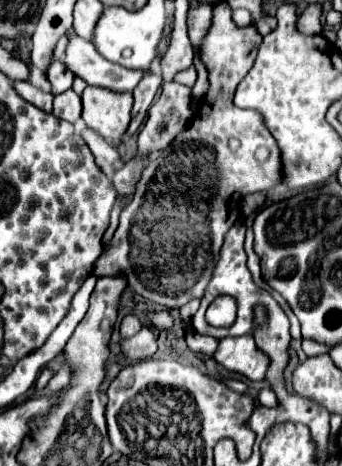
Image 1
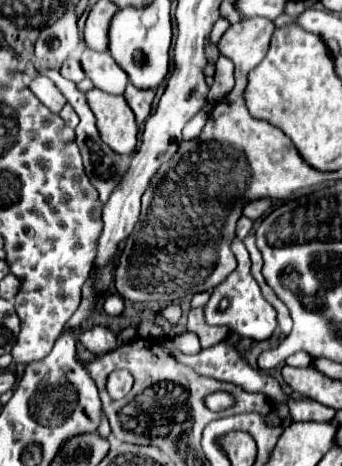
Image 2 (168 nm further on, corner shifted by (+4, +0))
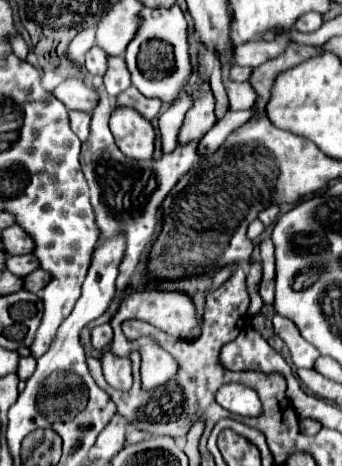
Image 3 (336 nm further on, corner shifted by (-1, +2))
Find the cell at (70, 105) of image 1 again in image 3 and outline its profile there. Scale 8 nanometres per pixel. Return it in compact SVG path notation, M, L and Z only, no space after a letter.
M69 111L69 117L71 117L71 129L73 129L73 133L75 133L81 141L87 141L91 115L89 115L89 113L83 113L83 111Z

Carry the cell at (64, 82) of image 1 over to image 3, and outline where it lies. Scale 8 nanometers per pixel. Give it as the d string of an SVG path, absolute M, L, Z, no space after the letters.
M91 47L91 51L85 55L85 67L91 75L105 75L107 71L107 53L101 47Z

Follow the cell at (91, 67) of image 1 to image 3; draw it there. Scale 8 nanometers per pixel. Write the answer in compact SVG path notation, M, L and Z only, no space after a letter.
M109 57L109 69L107 69L107 75L103 79L105 79L107 93L111 97L117 97L121 91L125 91L131 85L125 59L123 57Z

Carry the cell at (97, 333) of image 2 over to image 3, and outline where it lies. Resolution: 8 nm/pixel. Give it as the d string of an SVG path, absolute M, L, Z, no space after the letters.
M105 351L101 357L103 363L103 375L107 379L107 383L115 389L127 389L131 387L131 361L125 359L117 359L115 355L111 355L111 351Z

